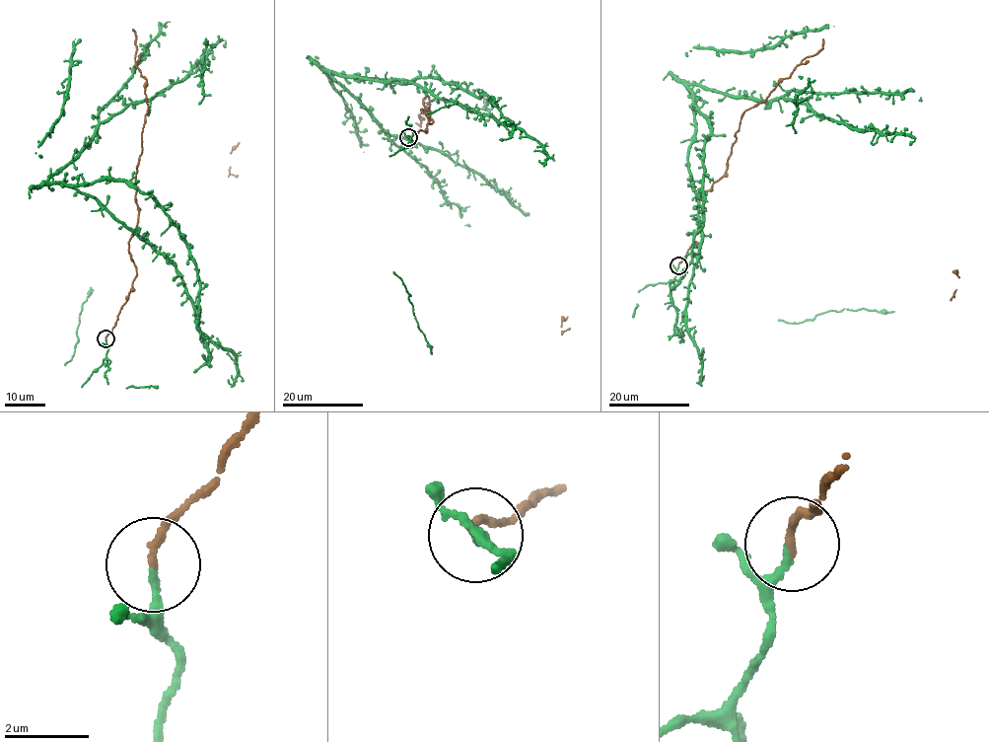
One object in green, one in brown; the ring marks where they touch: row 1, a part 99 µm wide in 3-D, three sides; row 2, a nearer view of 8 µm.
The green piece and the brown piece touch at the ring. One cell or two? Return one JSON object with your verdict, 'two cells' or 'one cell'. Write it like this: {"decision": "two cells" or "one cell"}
{"decision": "one cell"}

